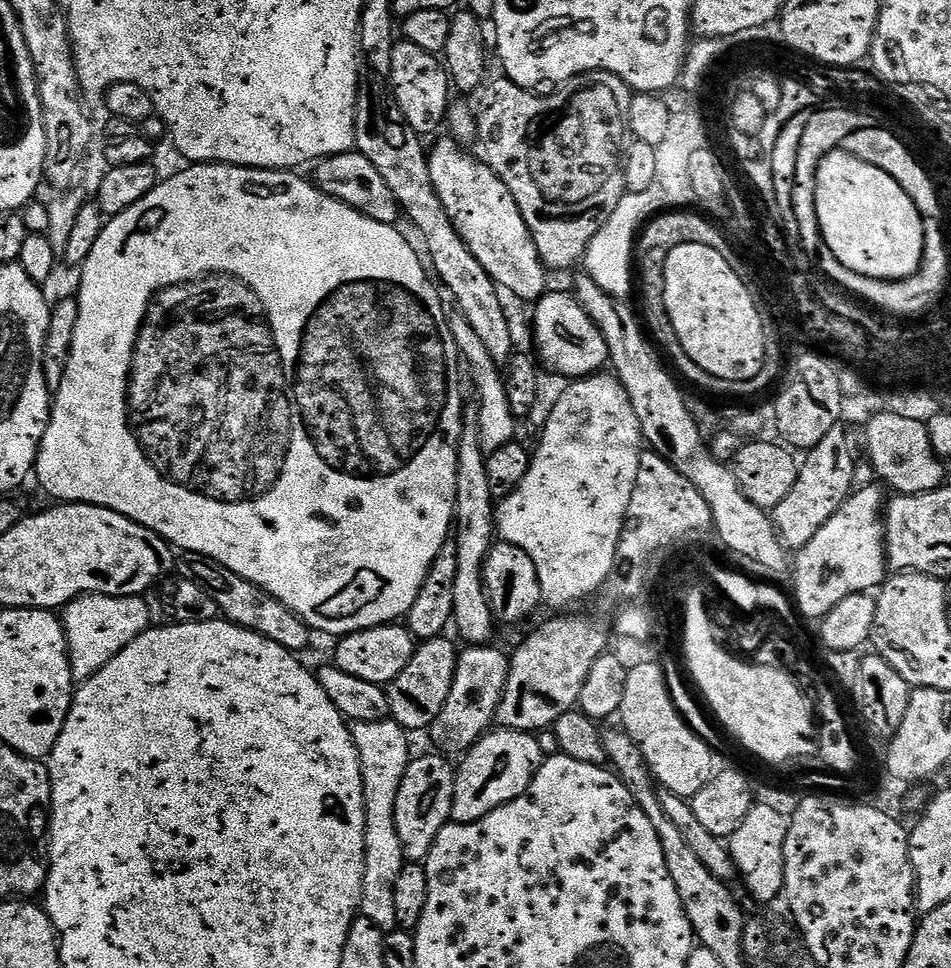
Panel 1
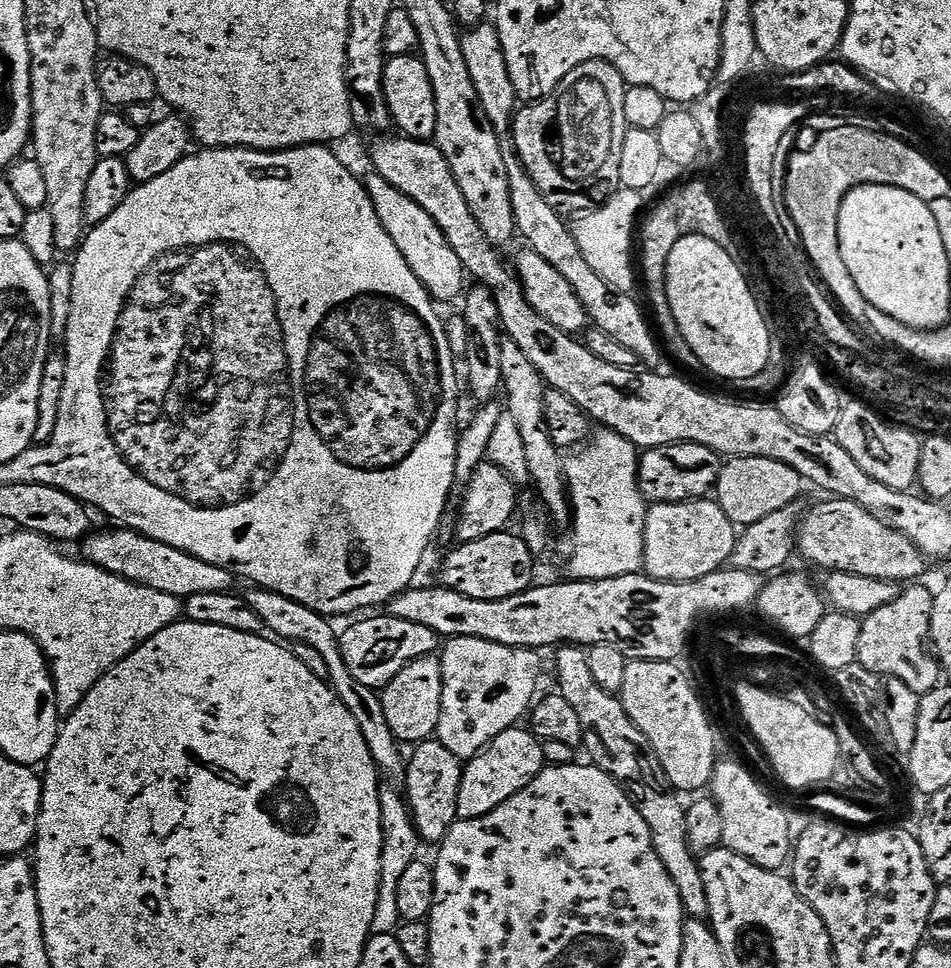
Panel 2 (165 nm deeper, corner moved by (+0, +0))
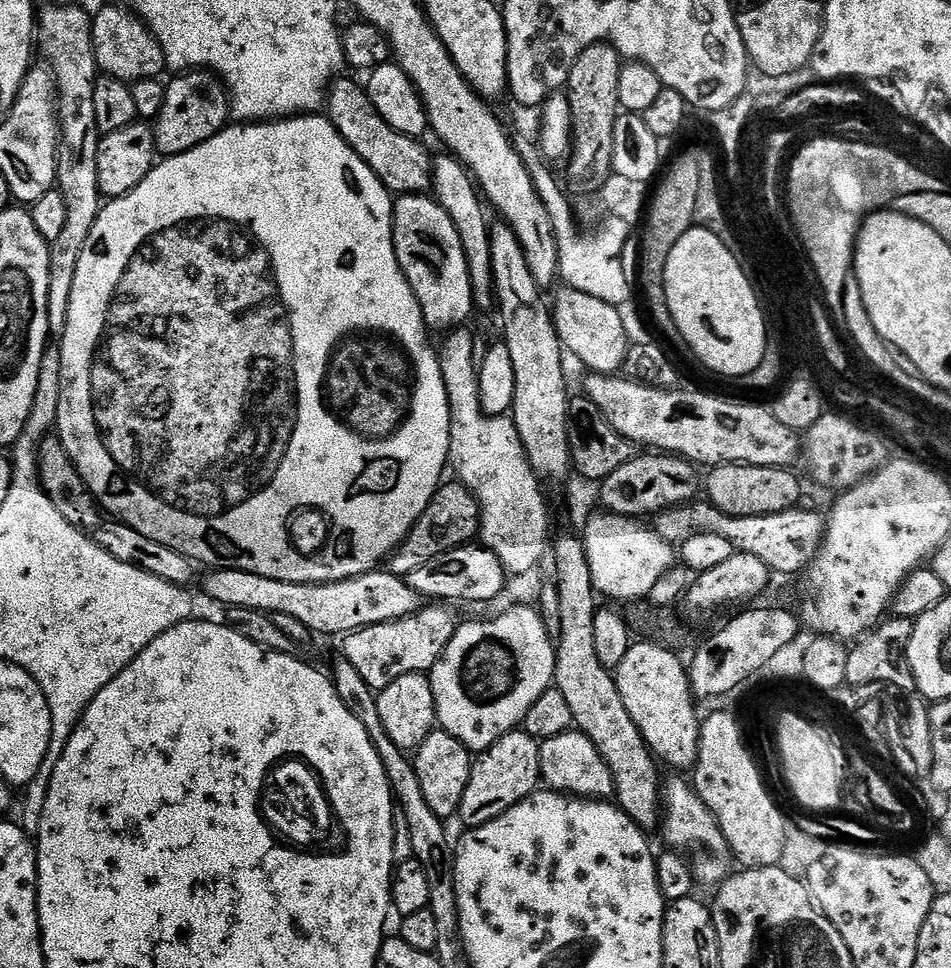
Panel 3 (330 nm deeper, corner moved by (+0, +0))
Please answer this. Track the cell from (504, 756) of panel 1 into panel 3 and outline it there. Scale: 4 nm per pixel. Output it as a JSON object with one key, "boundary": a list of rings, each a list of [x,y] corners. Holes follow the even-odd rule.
{"boundary":[[[513,730],[498,738],[494,746],[473,759],[470,782],[466,782],[458,813],[465,829],[477,828],[498,818],[506,810],[510,810],[510,806],[522,802],[531,792],[537,791],[541,783],[540,746],[541,741],[530,734],[523,730]]]}

